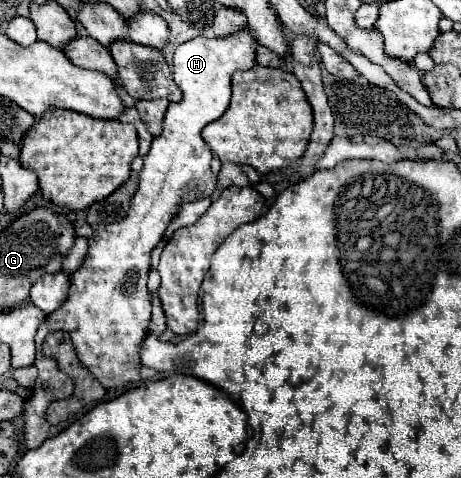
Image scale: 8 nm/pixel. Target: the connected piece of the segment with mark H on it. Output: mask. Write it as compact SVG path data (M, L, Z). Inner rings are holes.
M242 30L228 38L192 38L184 44L180 44L174 52L174 82L182 90L182 102L170 104L162 122L162 134L152 140L150 152L144 156L144 168L138 174L138 190L134 192L130 200L130 210L126 218L114 224L98 224L94 226L96 234L88 236L88 254L84 258L84 264L70 276L70 292L66 302L48 314L44 324L36 332L36 360L34 366L38 368L38 378L34 382L32 396L24 404L24 444L28 448L38 448L50 432L50 424L46 422L46 410L52 400L68 398L74 392L74 380L66 376L66 372L56 370L56 360L46 358L42 354L42 340L46 332L64 330L70 334L74 352L82 366L90 370L92 376L104 386L104 388L116 388L126 382L138 382L140 380L140 346L142 340L148 334L150 324L150 292L146 288L148 270L150 270L150 252L154 246L162 240L164 230L168 228L170 220L176 216L182 202L194 202L200 198L208 198L212 190L216 188L216 176L210 170L212 152L208 144L202 140L200 132L206 124L218 120L230 102L230 78L236 70L250 70L256 66L256 42L250 36L248 30Z

